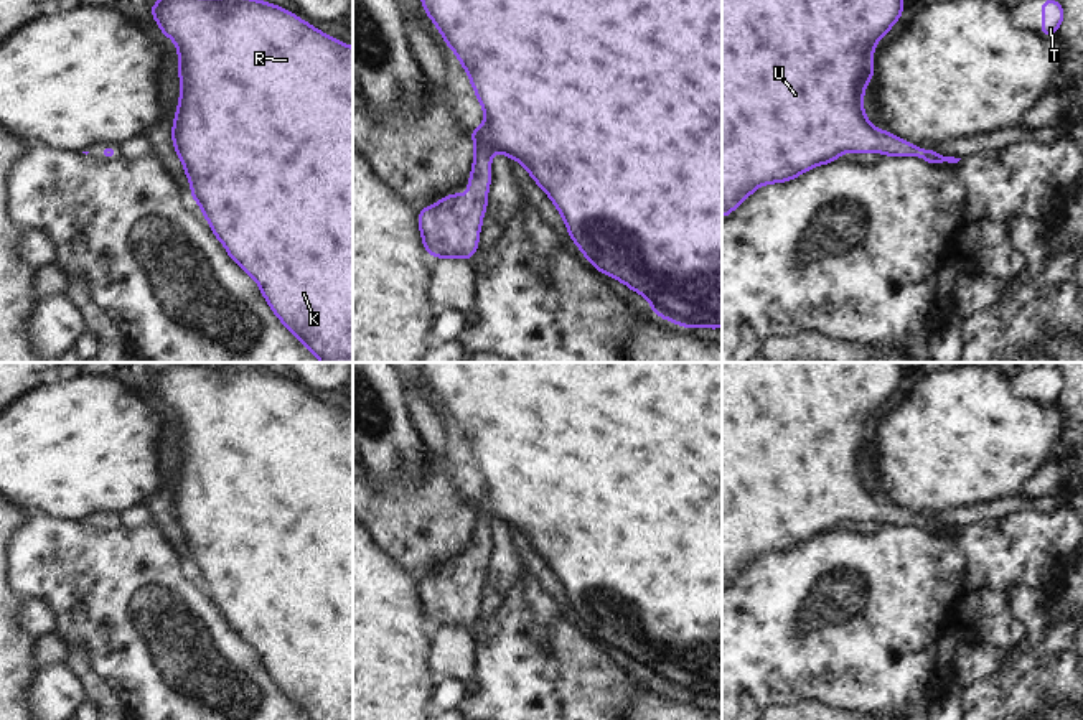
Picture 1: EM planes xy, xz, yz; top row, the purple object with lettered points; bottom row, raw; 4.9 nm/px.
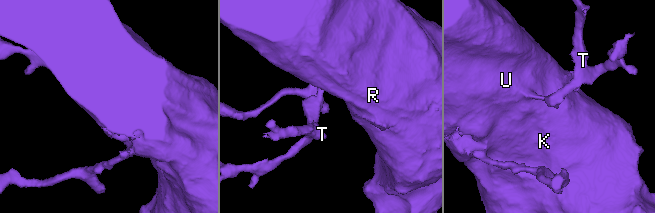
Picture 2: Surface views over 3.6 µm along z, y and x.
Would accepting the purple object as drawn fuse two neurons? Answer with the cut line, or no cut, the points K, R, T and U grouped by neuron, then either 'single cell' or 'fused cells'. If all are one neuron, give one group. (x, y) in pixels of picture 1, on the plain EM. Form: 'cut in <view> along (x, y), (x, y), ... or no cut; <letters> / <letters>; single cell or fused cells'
no cut; K R T U; single cell

